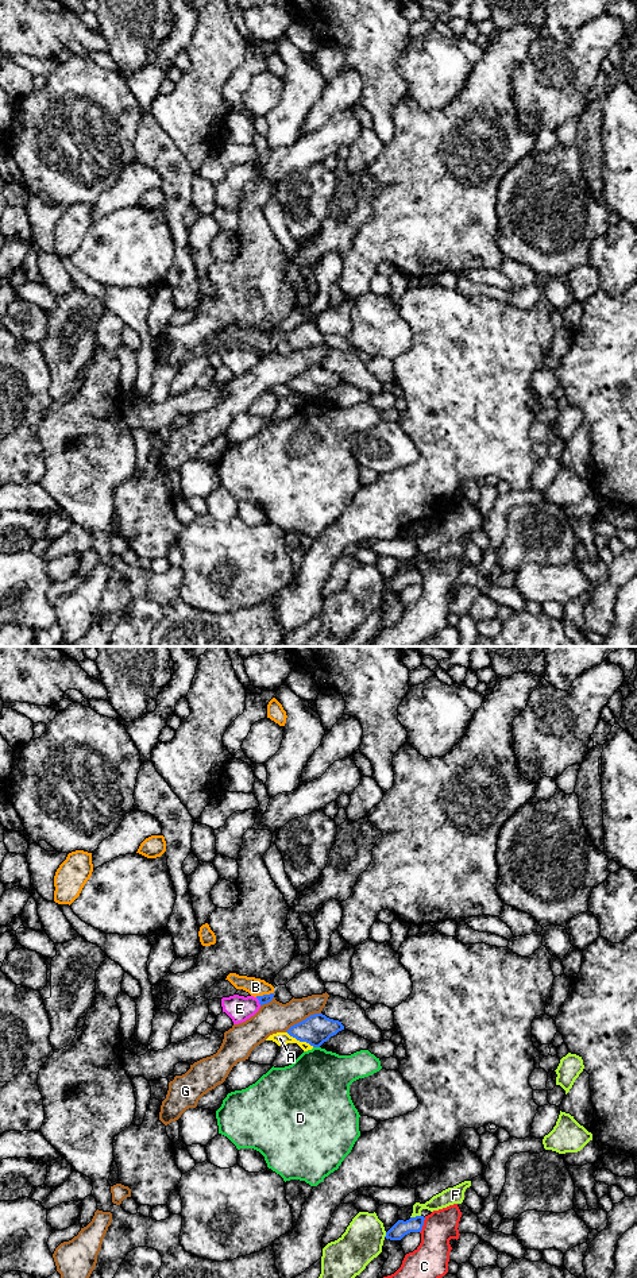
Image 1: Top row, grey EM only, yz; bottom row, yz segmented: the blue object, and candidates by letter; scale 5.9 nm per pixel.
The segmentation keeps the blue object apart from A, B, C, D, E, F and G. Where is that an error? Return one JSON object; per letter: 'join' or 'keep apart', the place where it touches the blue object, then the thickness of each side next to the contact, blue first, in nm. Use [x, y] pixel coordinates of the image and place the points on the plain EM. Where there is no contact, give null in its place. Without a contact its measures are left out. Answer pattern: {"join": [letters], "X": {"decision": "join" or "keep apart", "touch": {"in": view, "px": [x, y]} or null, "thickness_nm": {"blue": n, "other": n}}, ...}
{"join": ["B"], "A": {"decision": "keep apart", "touch": {"in": "yz", "px": [300, 393]}, "thickness_nm": {"blue": 180, "other": 80}}, "B": {"decision": "join", "touch": {"in": "yz", "px": [263, 347]}, "thickness_nm": {"blue": 60, "other": 110}}, "C": {"decision": "keep apart", "touch": {"in": "yz", "px": [421, 578]}, "thickness_nm": {"blue": 100, "other": 220}}, "D": {"decision": "keep apart", "touch": {"in": "yz", "px": [316, 398]}, "thickness_nm": {"blue": 180, "other": 400}}, "E": {"decision": "keep apart", "touch": {"in": "yz", "px": [259, 354]}, "thickness_nm": {"blue": 60, "other": 160}}, "F": {"decision": "keep apart", "touch": {"in": "yz", "px": [416, 568]}, "thickness_nm": {"blue": 100, "other": 100}}, "G": {"decision": "keep apart", "touch": {"in": "yz", "px": [302, 373]}, "thickness_nm": {"blue": 180, "other": 190}}}

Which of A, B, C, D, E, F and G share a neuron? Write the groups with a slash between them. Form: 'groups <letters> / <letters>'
groups A / B / C / D / E / F / G

